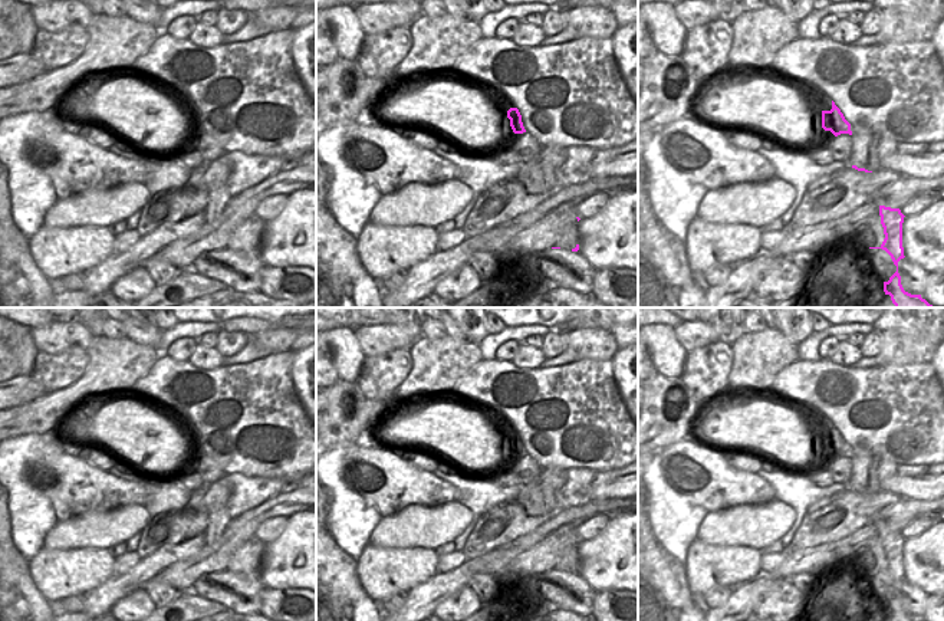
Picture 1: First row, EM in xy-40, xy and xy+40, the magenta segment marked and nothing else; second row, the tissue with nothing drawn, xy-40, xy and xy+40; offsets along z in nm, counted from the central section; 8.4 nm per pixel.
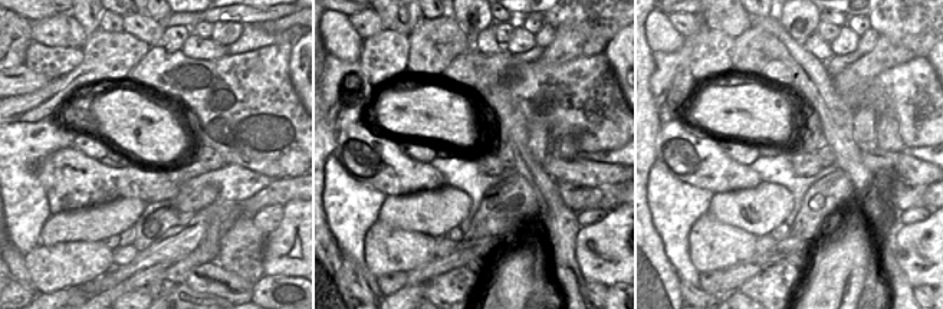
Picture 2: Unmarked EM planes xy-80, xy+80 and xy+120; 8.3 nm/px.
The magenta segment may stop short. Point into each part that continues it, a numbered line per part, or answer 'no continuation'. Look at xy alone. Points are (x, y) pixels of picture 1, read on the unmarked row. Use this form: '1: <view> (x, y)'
no continuation

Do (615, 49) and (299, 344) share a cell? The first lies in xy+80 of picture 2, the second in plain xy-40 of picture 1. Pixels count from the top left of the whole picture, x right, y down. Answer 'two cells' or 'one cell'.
two cells

